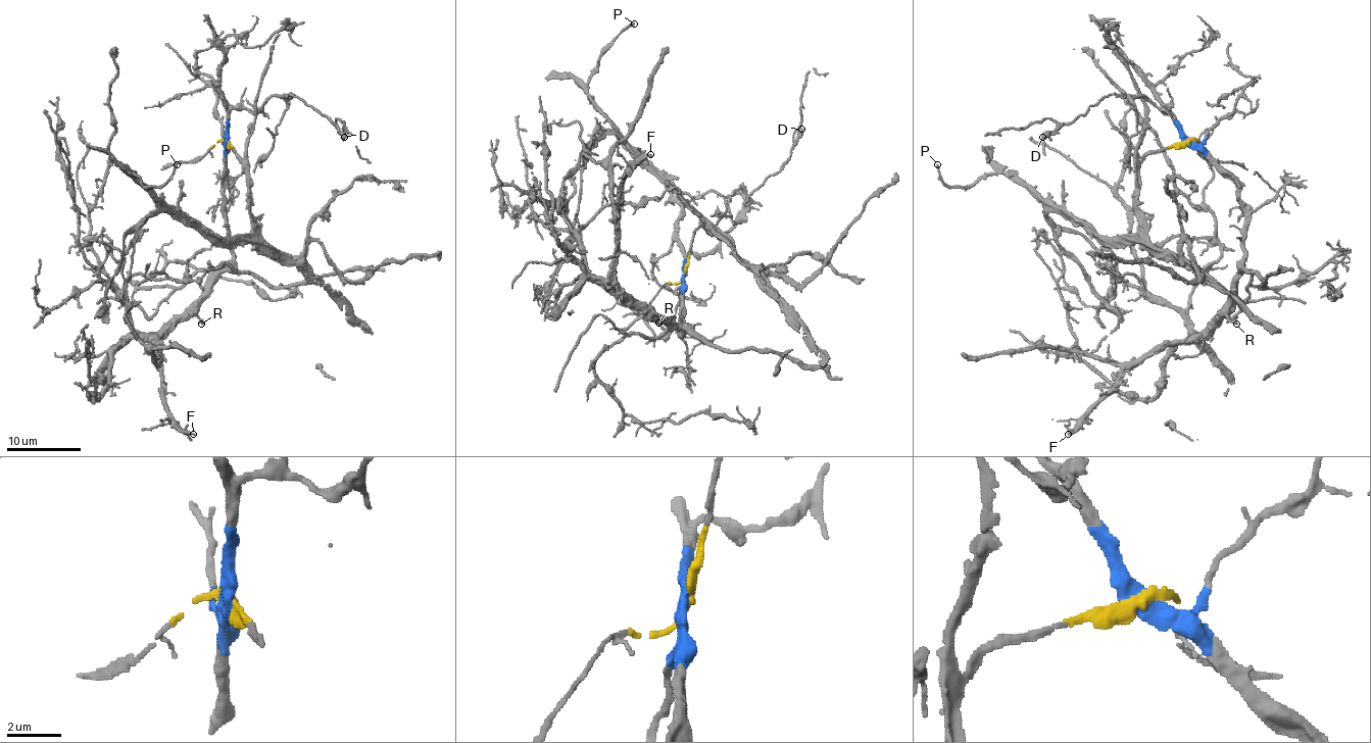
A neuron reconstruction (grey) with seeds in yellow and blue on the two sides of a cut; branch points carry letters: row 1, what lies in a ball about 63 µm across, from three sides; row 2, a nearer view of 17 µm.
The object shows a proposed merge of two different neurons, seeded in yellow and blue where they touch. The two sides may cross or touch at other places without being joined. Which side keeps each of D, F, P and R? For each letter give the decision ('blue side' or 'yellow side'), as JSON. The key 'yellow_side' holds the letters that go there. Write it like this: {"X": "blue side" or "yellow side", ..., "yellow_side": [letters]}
{"D": "blue side", "F": "blue side", "P": "yellow side", "R": "blue side", "yellow_side": ["P"]}

